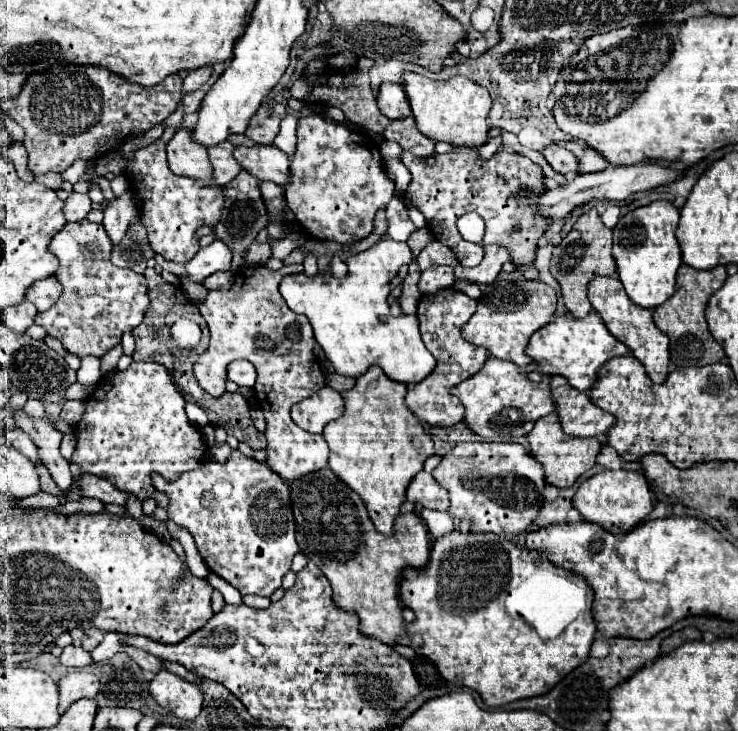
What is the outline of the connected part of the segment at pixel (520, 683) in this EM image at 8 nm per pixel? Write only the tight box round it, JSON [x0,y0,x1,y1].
[400,529,596,707]

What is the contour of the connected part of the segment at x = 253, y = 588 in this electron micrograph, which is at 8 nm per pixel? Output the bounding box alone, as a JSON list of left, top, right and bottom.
[152,449,298,597]

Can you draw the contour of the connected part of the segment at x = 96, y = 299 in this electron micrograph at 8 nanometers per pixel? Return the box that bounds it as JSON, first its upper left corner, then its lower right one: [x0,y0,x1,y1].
[36,219,148,357]

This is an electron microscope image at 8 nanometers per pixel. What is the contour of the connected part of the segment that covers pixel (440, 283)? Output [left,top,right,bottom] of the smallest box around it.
[420,265,454,295]

